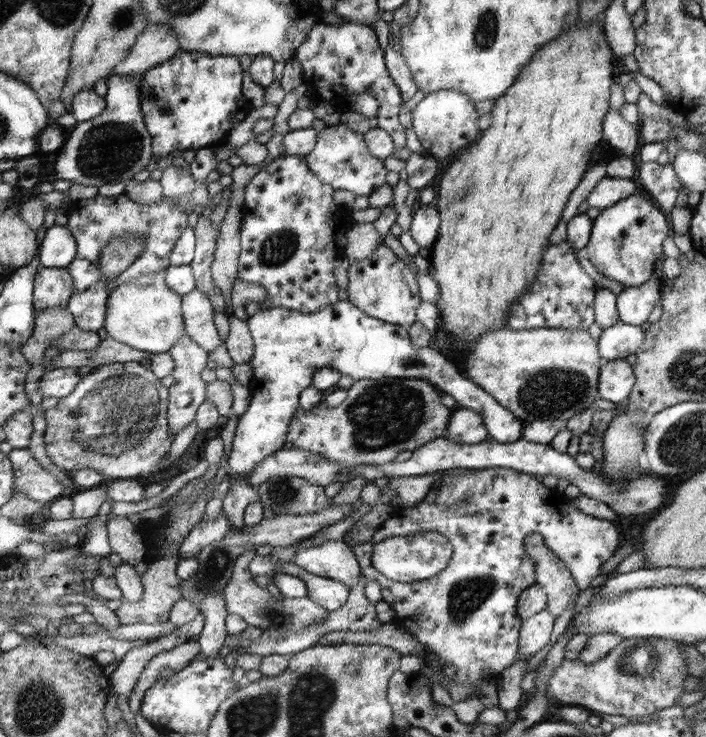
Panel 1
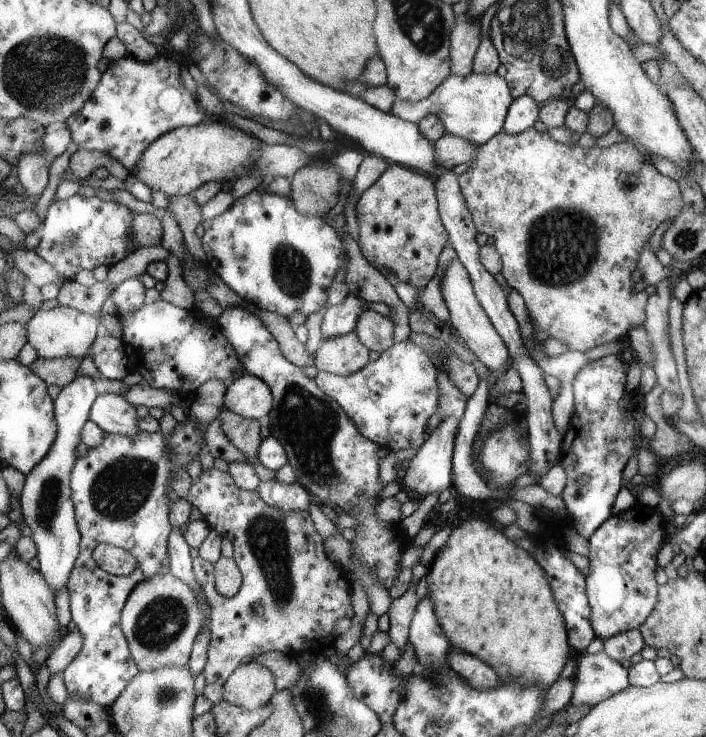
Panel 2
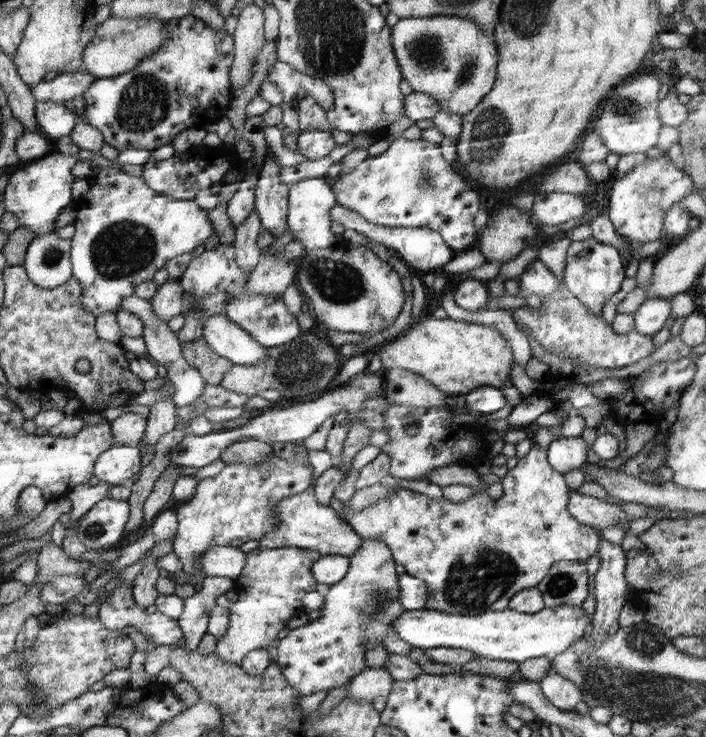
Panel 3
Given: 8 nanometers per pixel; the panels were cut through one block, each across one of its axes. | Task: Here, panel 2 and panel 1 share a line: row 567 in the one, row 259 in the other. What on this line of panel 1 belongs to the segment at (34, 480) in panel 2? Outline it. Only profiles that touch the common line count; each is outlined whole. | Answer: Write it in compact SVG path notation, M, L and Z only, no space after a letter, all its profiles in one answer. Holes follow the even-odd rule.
M54 225L51 228L44 229L42 236L44 237L43 245L41 246L40 253L36 256L36 259L41 262L40 266L67 268L77 254L77 243L67 226Z

